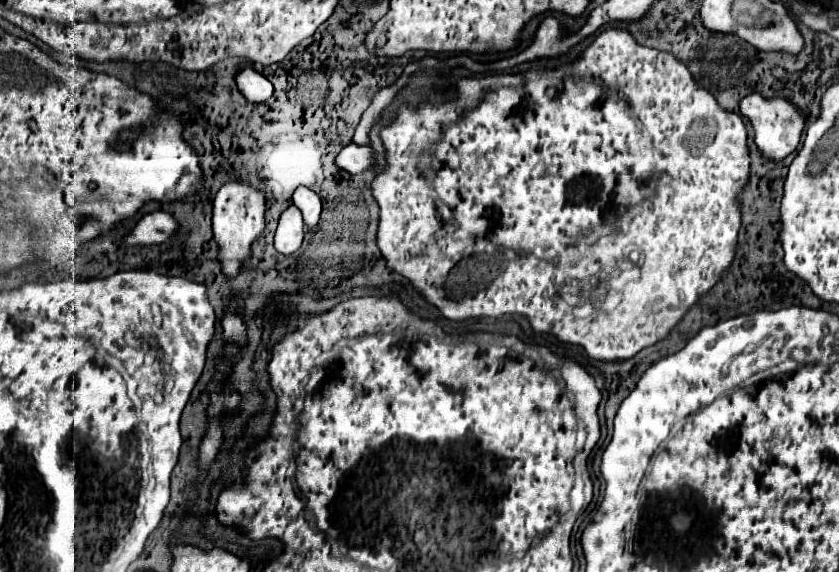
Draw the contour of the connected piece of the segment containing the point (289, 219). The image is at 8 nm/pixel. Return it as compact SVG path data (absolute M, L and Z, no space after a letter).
M295 205L285 209L281 213L281 219L279 219L279 225L275 231L275 249L283 255L295 253L303 243L303 235L305 235L303 227L305 227L305 223L301 217L301 211Z

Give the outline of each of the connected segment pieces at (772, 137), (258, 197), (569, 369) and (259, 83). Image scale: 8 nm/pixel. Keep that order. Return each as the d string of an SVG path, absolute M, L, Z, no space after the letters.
M759 93L747 95L739 103L741 115L747 115L755 127L755 143L765 157L781 161L787 157L799 143L799 135L805 123L805 115L797 111L787 99L763 99Z
M237 179L225 183L213 201L213 237L219 247L219 263L225 279L235 279L243 273L245 263L251 259L253 241L265 231L265 193L247 183L247 179Z
M561 361L559 365L561 377L565 379L569 391L573 391L573 405L577 411L577 419L583 421L587 431L585 451L591 451L599 441L599 419L597 419L597 405L601 401L601 393L595 387L591 375L577 365L575 361Z
M251 67L243 69L235 81L247 101L267 101L273 95L273 85Z

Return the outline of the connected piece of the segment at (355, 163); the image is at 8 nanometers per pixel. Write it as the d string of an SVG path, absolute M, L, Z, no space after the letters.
M349 143L335 155L335 165L351 175L361 173L365 167L373 165L373 151L369 147L359 147L355 143Z

